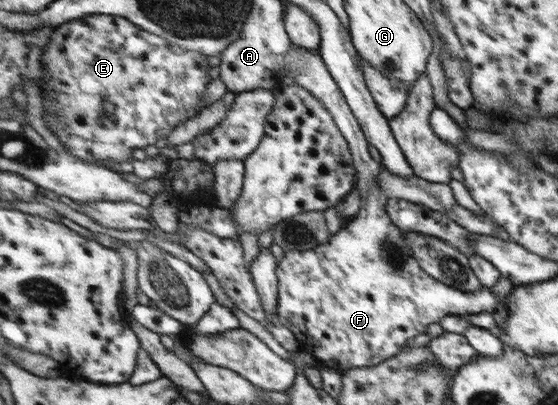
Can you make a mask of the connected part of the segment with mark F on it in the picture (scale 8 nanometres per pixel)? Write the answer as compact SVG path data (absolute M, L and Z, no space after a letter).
M292 43L285 56L285 67L295 84L310 90L335 116L336 125L347 139L355 159L358 172L356 188L360 189L363 198L360 214L346 226L346 230L340 230L326 244L316 246L313 250L285 252L284 258L279 262L277 318L280 324L287 326L297 336L301 344L300 350L326 361L332 369L344 375L347 370L376 366L390 357L395 357L414 336L424 334L430 324L436 324L448 315L471 315L480 312L494 314L500 308L500 298L492 292L491 287L482 288L476 293L456 290L456 287L432 278L432 275L420 266L419 260L412 253L406 233L392 222L391 215L387 213L390 198L378 184L383 165L370 156L368 148L371 145L324 57L318 51Z

